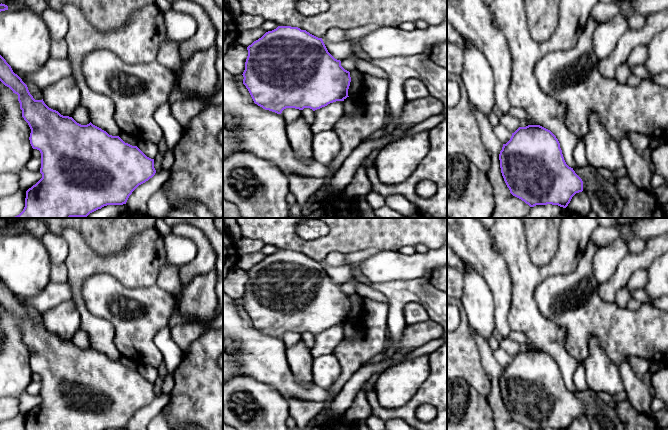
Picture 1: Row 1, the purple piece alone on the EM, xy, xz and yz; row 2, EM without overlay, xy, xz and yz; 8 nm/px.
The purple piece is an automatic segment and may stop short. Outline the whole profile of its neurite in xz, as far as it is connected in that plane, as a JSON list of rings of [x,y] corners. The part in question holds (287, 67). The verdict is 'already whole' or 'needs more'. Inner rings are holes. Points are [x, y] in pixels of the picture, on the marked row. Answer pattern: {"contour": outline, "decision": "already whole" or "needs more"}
{"contour": [[[278,26],[276,29],[272,31],[266,32],[261,38],[254,41],[251,45],[247,47],[248,56],[245,62],[245,70],[243,72],[243,84],[248,89],[253,101],[258,106],[262,107],[265,110],[269,110],[275,112],[277,114],[281,114],[282,111],[286,108],[295,108],[299,110],[303,110],[304,108],[310,108],[313,111],[320,109],[322,107],[327,106],[330,103],[336,101],[344,101],[348,96],[348,89],[351,82],[350,72],[345,70],[341,66],[341,61],[335,59],[327,50],[322,38],[318,38],[306,30],[301,30],[298,27],[291,26]]], "decision": "already whole"}

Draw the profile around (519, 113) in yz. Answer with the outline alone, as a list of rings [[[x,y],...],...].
[[[511,107],[508,111],[508,114],[519,119],[520,121],[526,120],[528,122],[528,125],[537,125],[522,108]]]

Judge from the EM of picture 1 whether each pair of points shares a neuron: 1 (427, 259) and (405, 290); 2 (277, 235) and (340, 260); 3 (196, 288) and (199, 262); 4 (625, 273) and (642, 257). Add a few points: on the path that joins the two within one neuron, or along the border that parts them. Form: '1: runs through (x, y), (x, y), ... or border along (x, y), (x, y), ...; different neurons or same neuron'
1: border along (421, 278), (395, 279), (389, 282); different neurons
2: border along (345, 253), (331, 251), (322, 261); different neurons
3: border along (212, 270), (196, 275), (184, 287); different neurons
4: runs through (629, 269), (638, 261); same neuron

